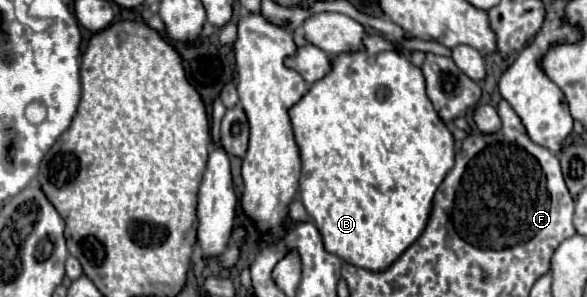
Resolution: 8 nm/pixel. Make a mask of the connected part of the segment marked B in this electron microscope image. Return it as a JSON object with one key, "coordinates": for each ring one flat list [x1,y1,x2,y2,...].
{"coordinates":[[366,37,364,45,366,51,338,55,332,71,314,83,288,113,302,157,300,199,324,239,324,249,346,263,380,273,428,225,434,193,454,163,454,135,426,97,422,71,408,61,400,47,384,37]]}

